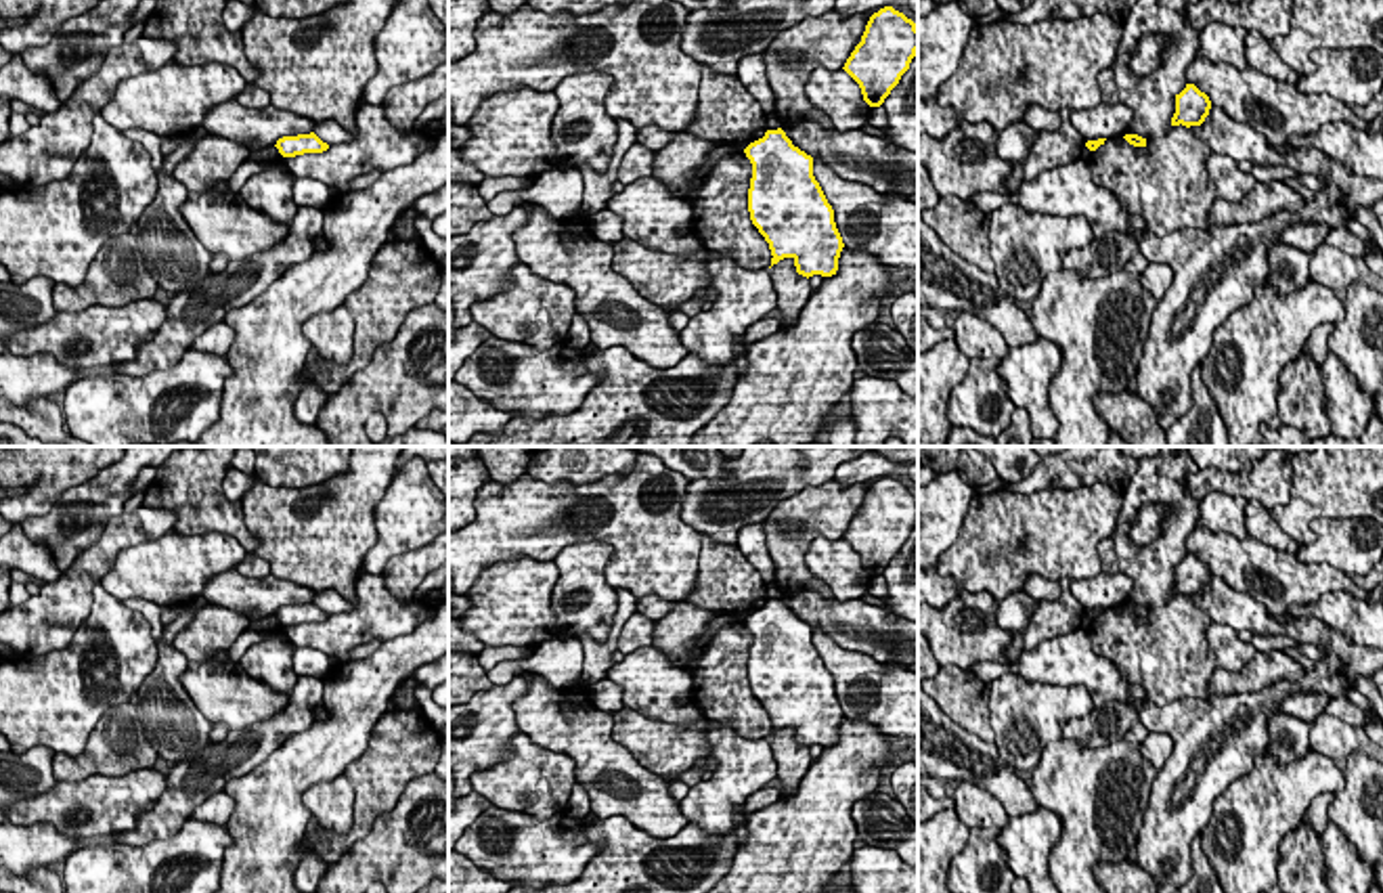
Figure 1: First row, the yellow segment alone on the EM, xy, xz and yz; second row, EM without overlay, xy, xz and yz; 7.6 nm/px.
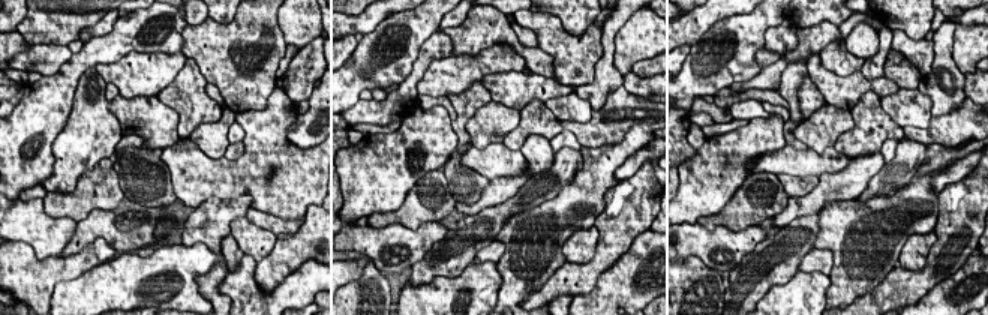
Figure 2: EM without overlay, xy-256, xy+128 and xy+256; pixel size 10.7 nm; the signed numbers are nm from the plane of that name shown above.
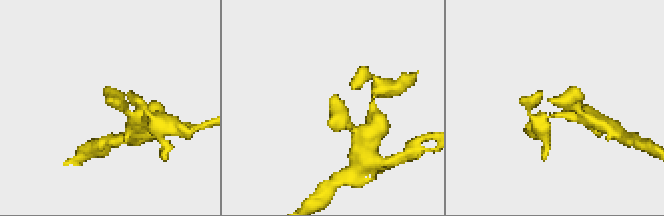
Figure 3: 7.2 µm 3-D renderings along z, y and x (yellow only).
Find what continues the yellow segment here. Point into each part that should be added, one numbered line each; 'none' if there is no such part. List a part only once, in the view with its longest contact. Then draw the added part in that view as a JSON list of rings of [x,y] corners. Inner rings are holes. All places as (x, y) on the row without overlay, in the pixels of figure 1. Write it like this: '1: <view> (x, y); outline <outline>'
none

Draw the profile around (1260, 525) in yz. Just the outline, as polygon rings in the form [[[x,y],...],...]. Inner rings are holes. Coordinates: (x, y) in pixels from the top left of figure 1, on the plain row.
[[[1249,499],[1245,507],[1245,530],[1249,537],[1259,543],[1274,547],[1278,551],[1297,553],[1297,541],[1291,539],[1278,522],[1272,518],[1270,509],[1266,509],[1257,499]]]

